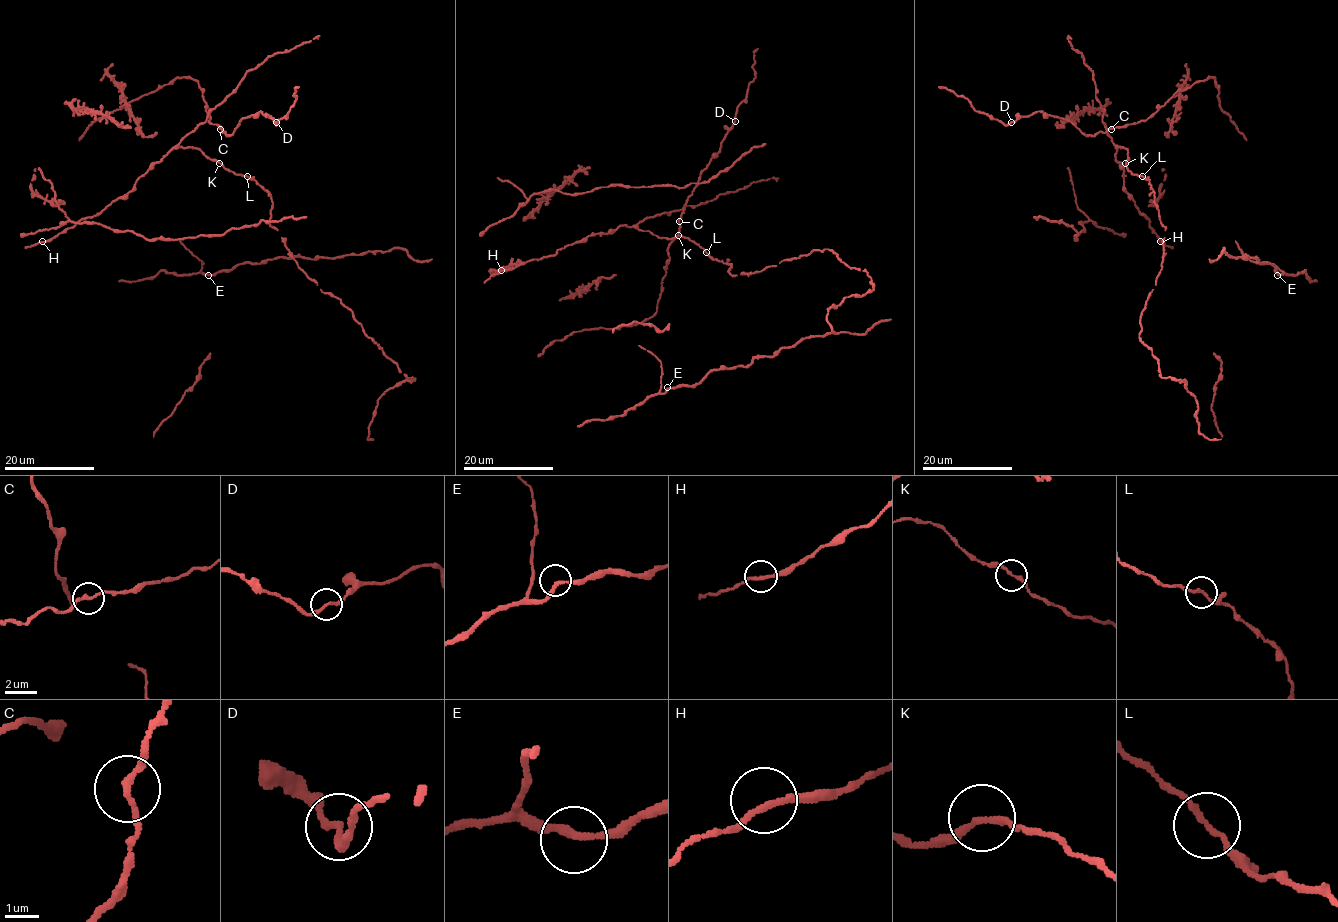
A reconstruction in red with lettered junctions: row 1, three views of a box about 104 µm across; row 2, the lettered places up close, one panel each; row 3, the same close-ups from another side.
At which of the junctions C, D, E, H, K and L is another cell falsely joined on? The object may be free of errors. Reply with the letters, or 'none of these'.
D

